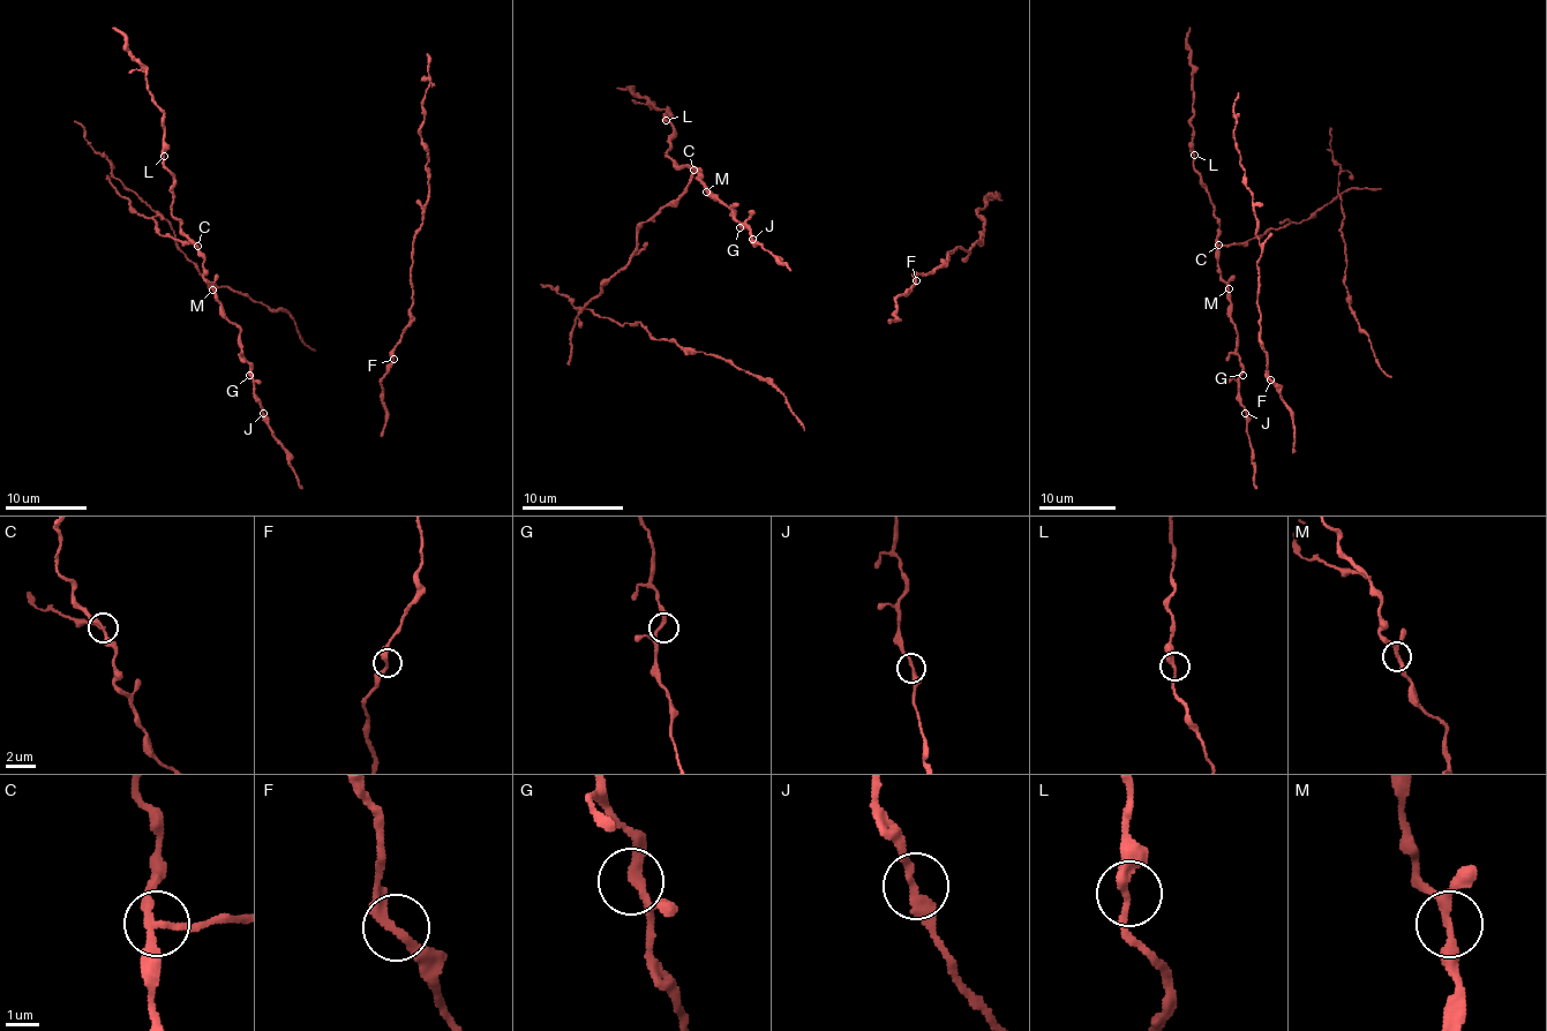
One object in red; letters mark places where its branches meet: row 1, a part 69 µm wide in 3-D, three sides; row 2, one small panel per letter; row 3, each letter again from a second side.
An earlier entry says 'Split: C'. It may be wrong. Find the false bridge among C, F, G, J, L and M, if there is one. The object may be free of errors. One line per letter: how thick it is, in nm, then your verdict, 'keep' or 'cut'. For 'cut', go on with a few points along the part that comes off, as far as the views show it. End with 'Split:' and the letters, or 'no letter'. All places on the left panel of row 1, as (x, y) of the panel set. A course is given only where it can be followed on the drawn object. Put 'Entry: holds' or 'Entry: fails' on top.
Entry: holds
C: calibre 240 nm; cut; course (197, 246), (160, 234), (155, 221), (139, 215), (106, 177)
F: calibre 300 nm; keep
G: calibre 240 nm; keep
J: calibre 280 nm; keep
L: calibre 260 nm; keep
M: calibre 220 nm; keep
Split: C

